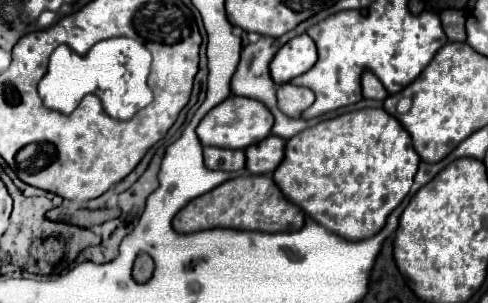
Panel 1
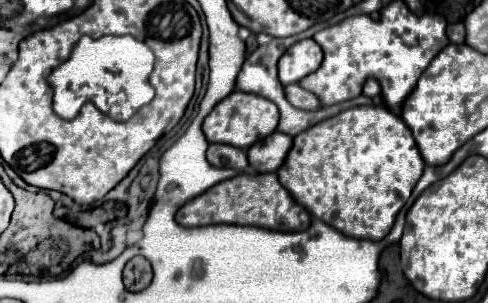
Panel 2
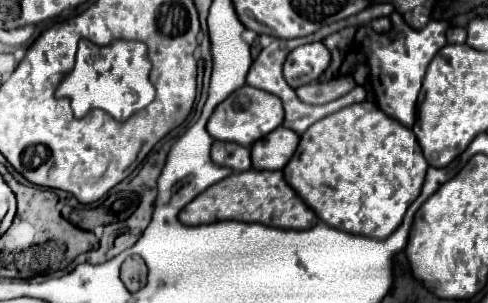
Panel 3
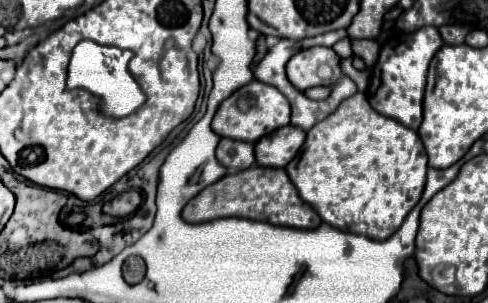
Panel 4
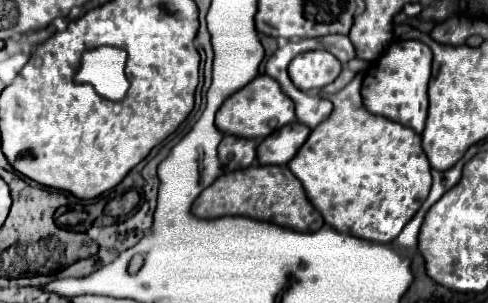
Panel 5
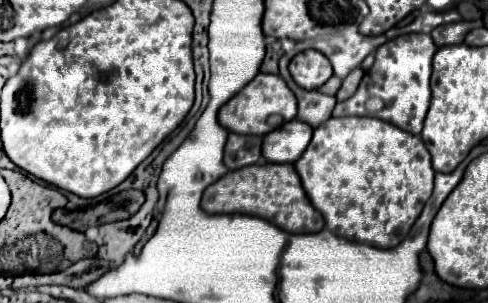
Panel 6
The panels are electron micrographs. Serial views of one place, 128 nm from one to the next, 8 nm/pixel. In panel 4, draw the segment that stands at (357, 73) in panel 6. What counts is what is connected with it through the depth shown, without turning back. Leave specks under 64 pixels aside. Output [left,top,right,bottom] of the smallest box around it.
[286,92,428,240]

